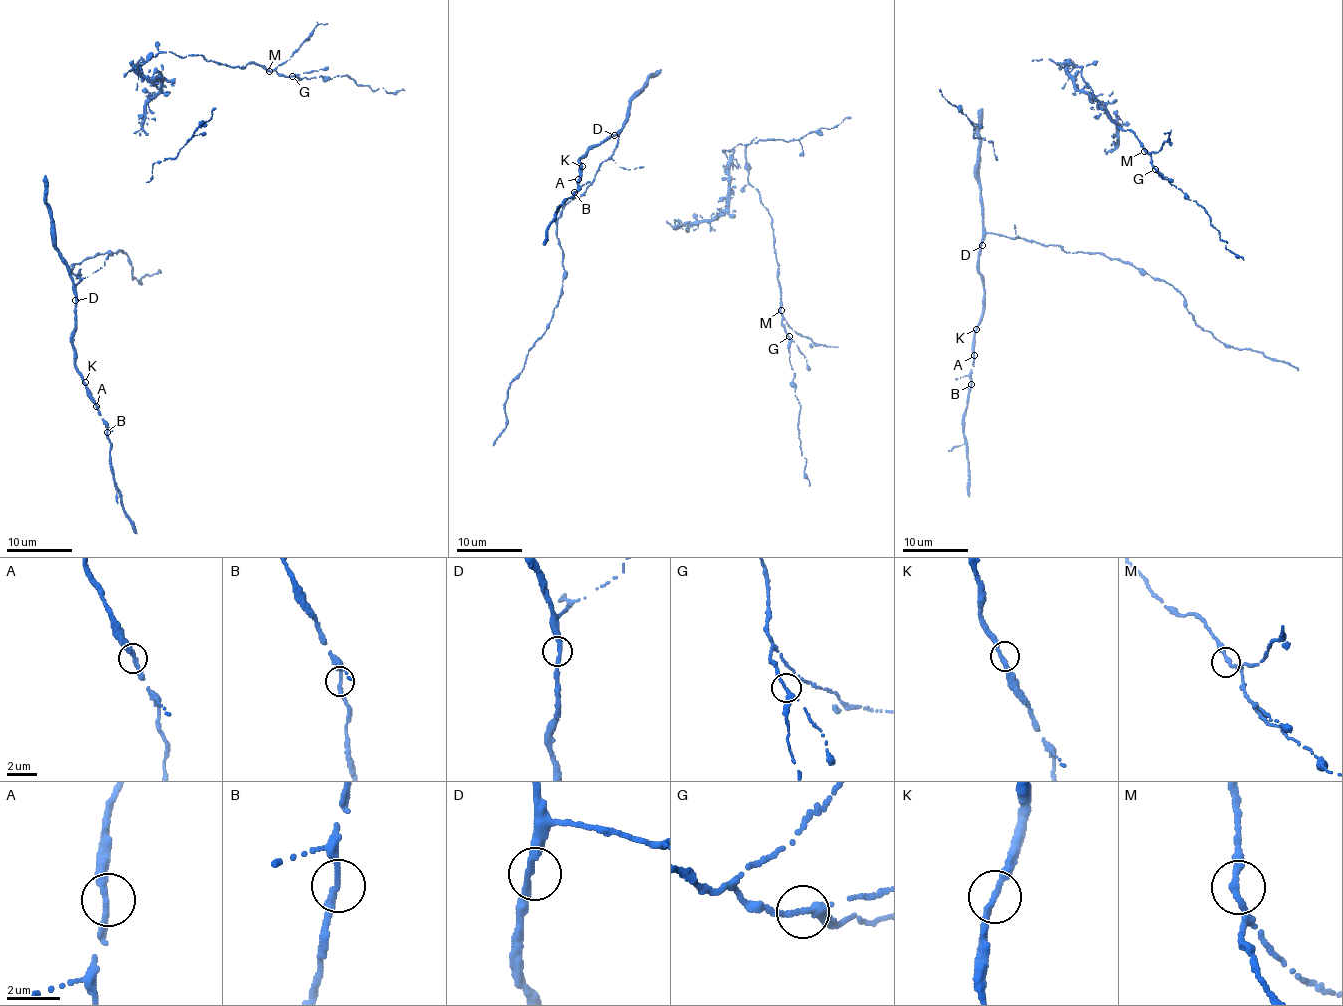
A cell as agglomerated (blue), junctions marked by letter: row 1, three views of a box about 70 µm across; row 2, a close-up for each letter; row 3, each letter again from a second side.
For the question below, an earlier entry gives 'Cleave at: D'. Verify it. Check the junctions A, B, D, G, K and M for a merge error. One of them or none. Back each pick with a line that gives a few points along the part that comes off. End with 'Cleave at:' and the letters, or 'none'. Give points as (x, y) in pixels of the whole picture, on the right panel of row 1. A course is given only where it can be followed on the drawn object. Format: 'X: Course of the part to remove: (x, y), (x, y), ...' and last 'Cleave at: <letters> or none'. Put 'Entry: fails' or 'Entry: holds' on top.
Entry: fails
Cleave at: none

